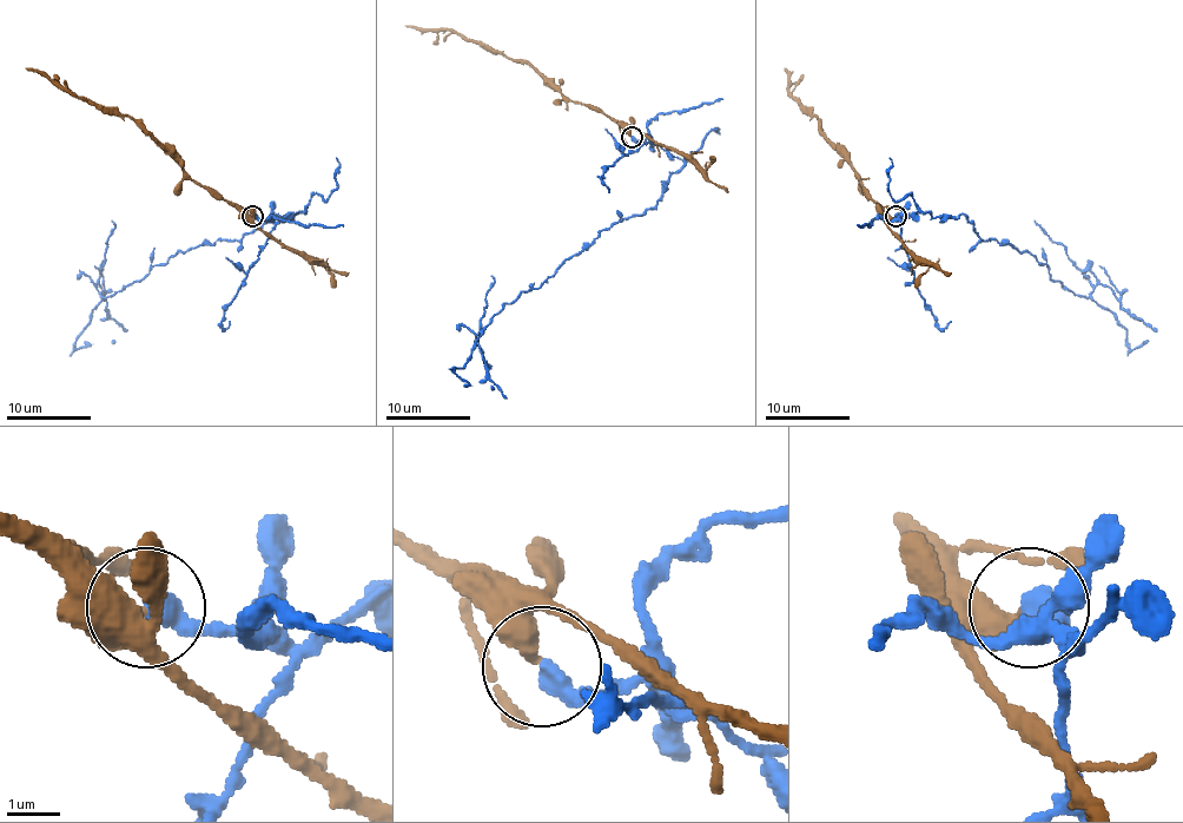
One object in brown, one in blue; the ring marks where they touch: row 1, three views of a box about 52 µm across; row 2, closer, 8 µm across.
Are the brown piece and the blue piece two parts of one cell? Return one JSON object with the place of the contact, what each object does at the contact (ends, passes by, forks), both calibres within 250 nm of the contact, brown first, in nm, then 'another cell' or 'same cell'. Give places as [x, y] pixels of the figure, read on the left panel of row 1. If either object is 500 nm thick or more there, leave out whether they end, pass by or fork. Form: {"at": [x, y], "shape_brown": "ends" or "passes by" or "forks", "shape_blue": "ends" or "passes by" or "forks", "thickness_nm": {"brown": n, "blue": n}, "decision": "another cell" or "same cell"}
{"at": [252, 216], "shape_brown": "ends", "shape_blue": "ends", "thickness_nm": {"brown": 400, "blue": 480}, "decision": "another cell"}

